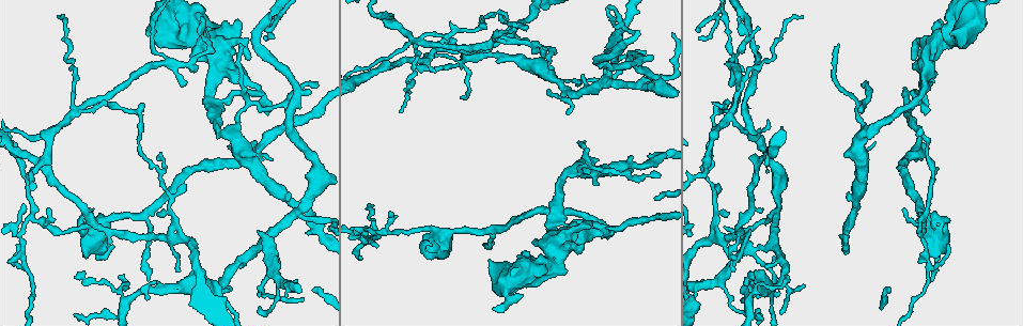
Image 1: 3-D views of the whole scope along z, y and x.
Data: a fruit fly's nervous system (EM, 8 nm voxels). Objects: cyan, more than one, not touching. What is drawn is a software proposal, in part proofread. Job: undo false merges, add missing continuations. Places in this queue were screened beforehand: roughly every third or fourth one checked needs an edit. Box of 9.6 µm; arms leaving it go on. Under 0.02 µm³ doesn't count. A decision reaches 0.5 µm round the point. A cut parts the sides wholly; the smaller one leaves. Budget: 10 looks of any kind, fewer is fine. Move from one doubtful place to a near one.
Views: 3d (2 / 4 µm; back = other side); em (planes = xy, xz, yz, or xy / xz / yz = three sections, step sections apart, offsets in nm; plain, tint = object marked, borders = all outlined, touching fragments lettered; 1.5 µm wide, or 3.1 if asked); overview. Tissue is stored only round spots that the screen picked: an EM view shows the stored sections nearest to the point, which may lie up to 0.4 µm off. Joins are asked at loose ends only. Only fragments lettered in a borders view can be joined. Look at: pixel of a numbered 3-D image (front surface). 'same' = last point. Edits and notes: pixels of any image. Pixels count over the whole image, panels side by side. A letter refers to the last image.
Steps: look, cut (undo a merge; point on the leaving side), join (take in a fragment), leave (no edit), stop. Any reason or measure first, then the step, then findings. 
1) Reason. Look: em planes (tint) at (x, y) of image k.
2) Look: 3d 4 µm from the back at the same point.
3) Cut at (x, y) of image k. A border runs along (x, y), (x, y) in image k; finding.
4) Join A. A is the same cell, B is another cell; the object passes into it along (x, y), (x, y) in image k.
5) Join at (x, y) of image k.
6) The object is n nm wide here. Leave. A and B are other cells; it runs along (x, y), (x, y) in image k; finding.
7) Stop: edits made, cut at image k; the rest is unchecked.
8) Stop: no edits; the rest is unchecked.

Sharp bend. Look: 3d 2 µm from the back at (922, 218) of image 1.

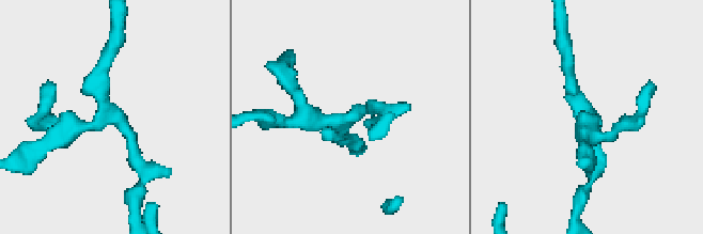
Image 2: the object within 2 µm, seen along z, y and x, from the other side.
Look: em planes (borders) at (97, 121) of image 2.

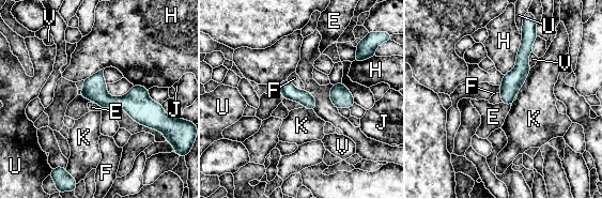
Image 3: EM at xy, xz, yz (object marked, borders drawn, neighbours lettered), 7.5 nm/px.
Leave. E, F, H, J, K, U and V are other cells; a border runs along (531, 67), (516, 93) in image 3; one cell here.

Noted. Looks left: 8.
Free end. Look: em xy step 8 (borders) at (921, 160) of image 1.

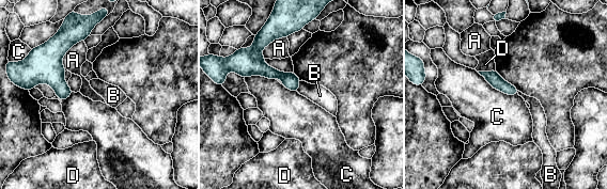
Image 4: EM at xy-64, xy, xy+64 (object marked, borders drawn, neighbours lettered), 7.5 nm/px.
Leave. A, B, C and D are other cells; none of them fits.

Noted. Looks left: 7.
Thin end. Look: 3d 2 µm at (867, 84) of image 1.

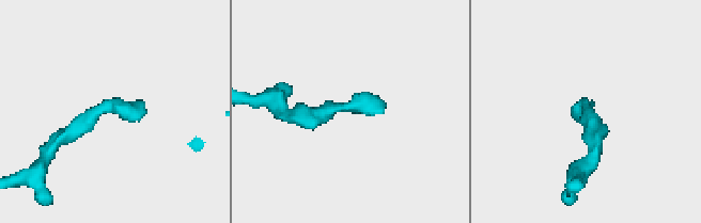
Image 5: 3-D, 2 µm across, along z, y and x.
Look: em planes (borders) at (143, 102) of image 5.

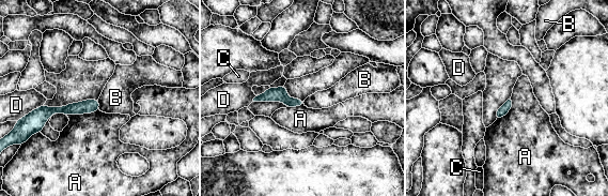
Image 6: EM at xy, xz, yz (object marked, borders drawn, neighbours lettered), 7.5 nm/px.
Leave. A, B, C and D are other cells; a border runs along (97, 100), (99, 108) in image 6; no lettered fragment goes on from it.

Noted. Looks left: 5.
Sharp bend. Look: 3d 4 µm at (139, 112) of image 1.

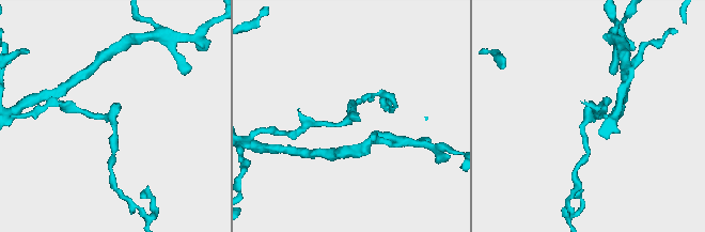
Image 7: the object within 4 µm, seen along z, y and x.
Look: em xy step 4 (borders) at (587, 121) of image 7.

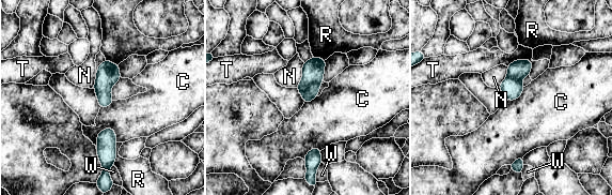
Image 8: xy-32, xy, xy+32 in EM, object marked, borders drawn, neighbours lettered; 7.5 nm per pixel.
Look: em planes (borders) at the same point.

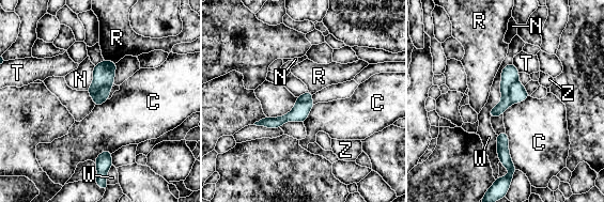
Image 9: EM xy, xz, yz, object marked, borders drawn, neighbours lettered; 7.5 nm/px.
Leave. C, N, R, T, W and Z are other cells; it runs along (309, 95), (291, 117), (260, 123) in image 9; one cell here.

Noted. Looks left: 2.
Stop: no edits; the rest is unchecked.

